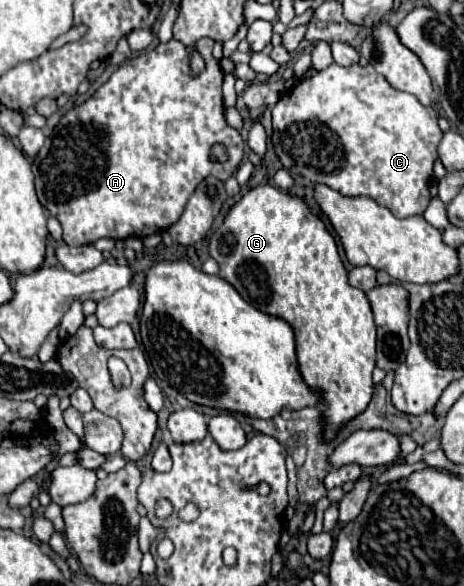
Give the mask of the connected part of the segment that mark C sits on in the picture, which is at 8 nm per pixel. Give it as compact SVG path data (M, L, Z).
M331 64L325 70L311 70L303 80L297 80L297 84L285 92L273 108L271 142L277 158L289 174L303 176L309 182L327 184L343 196L369 196L377 204L389 208L397 218L425 212L431 200L429 182L441 136L443 132L437 126L437 112L431 106L421 106L415 96L391 88L373 66L363 68L353 64L343 68Z

